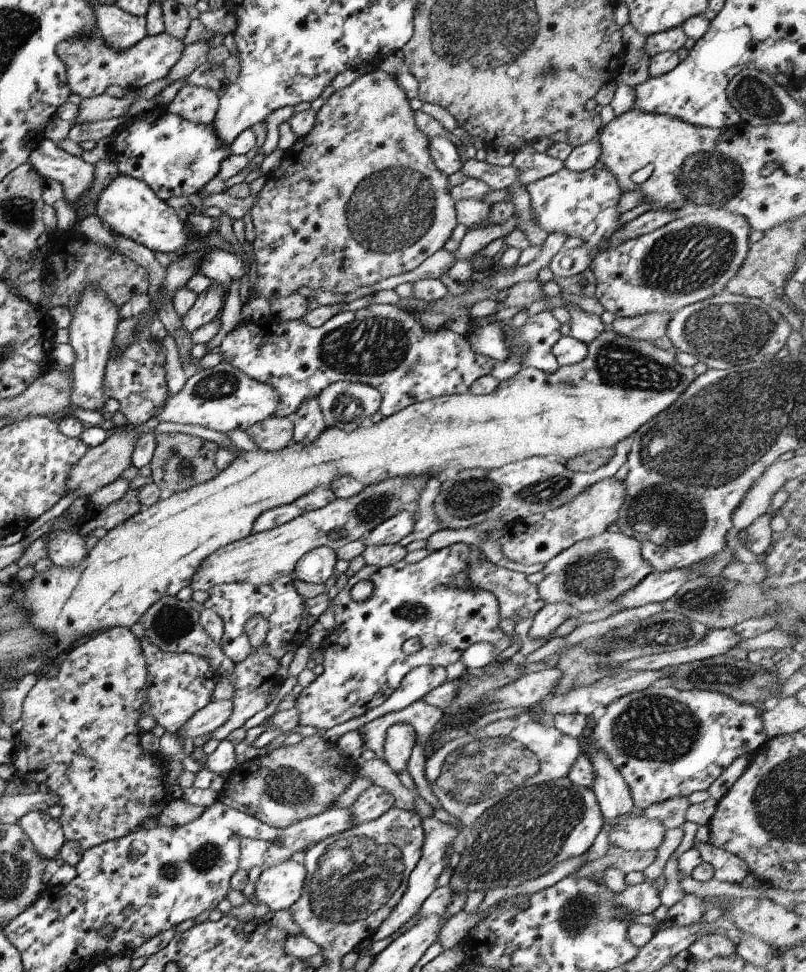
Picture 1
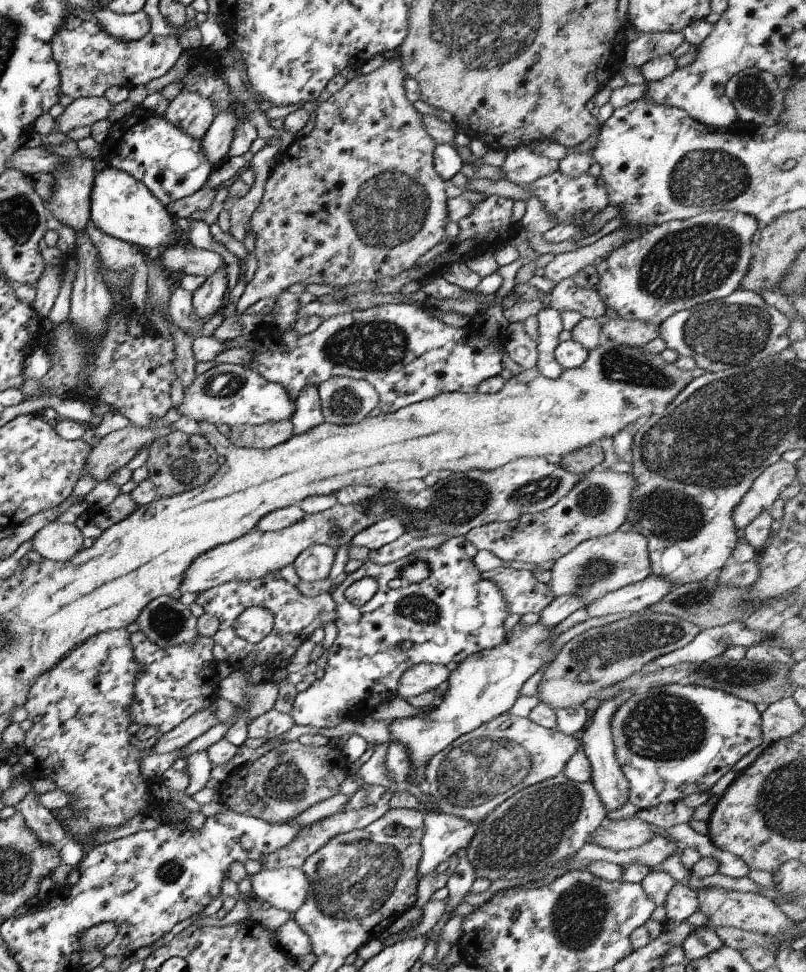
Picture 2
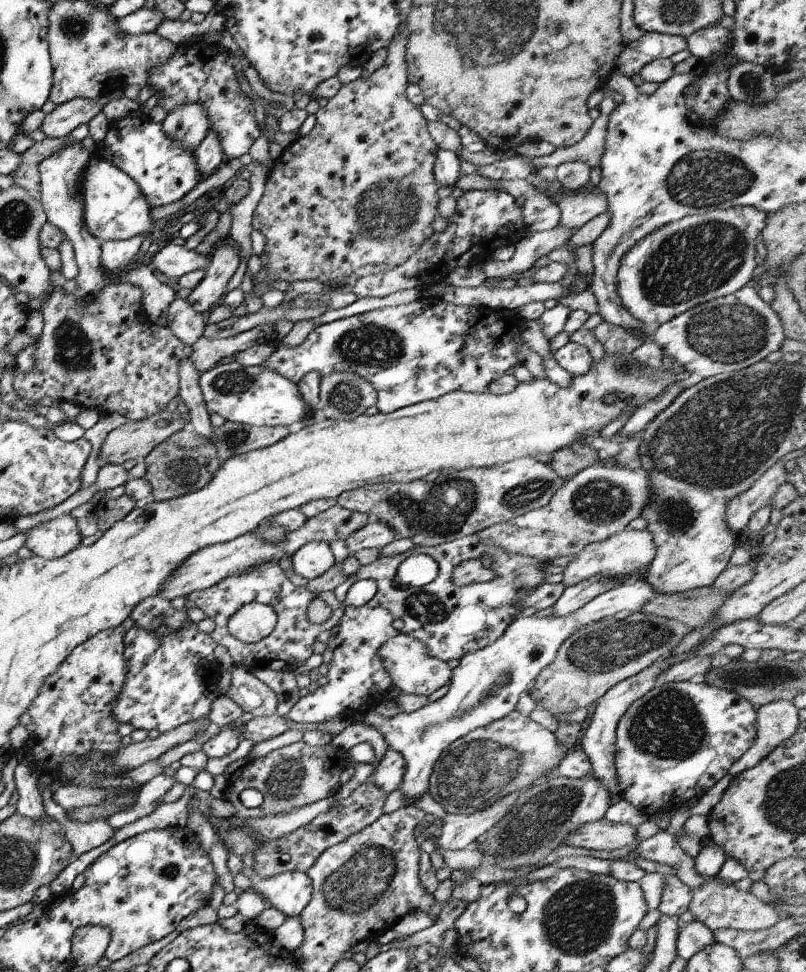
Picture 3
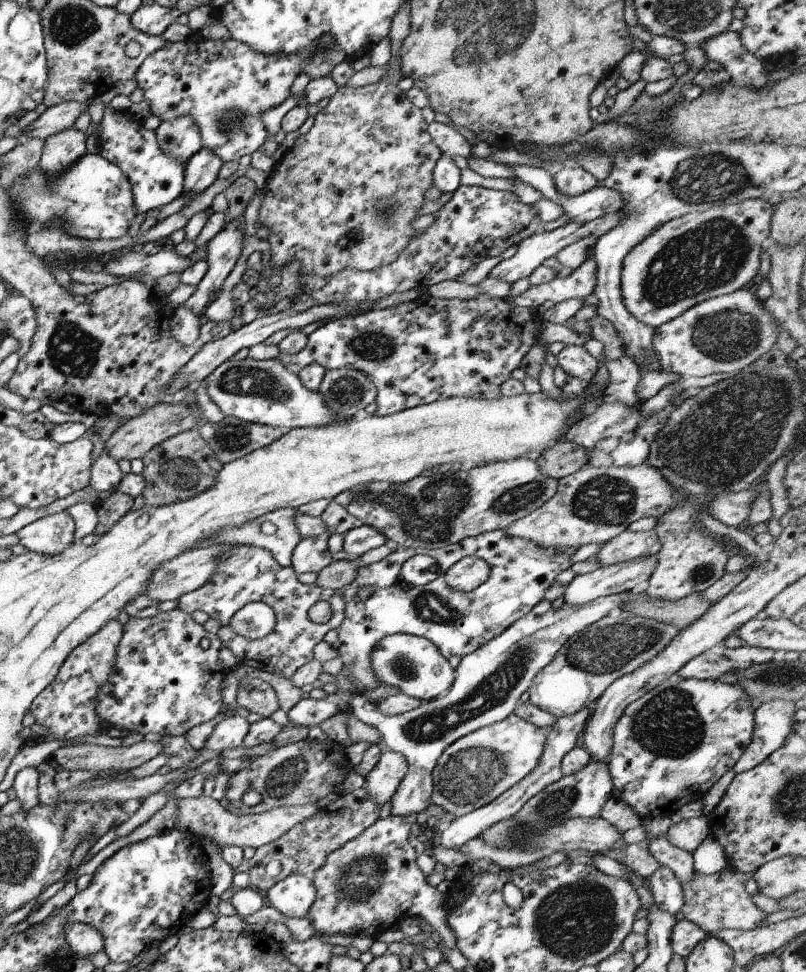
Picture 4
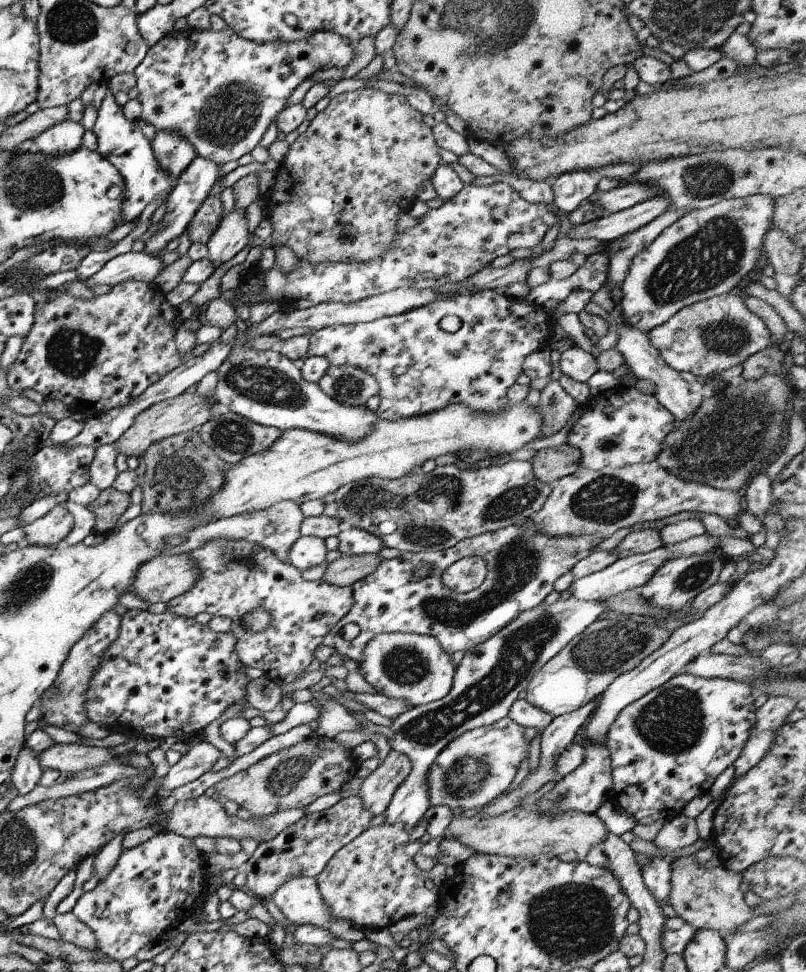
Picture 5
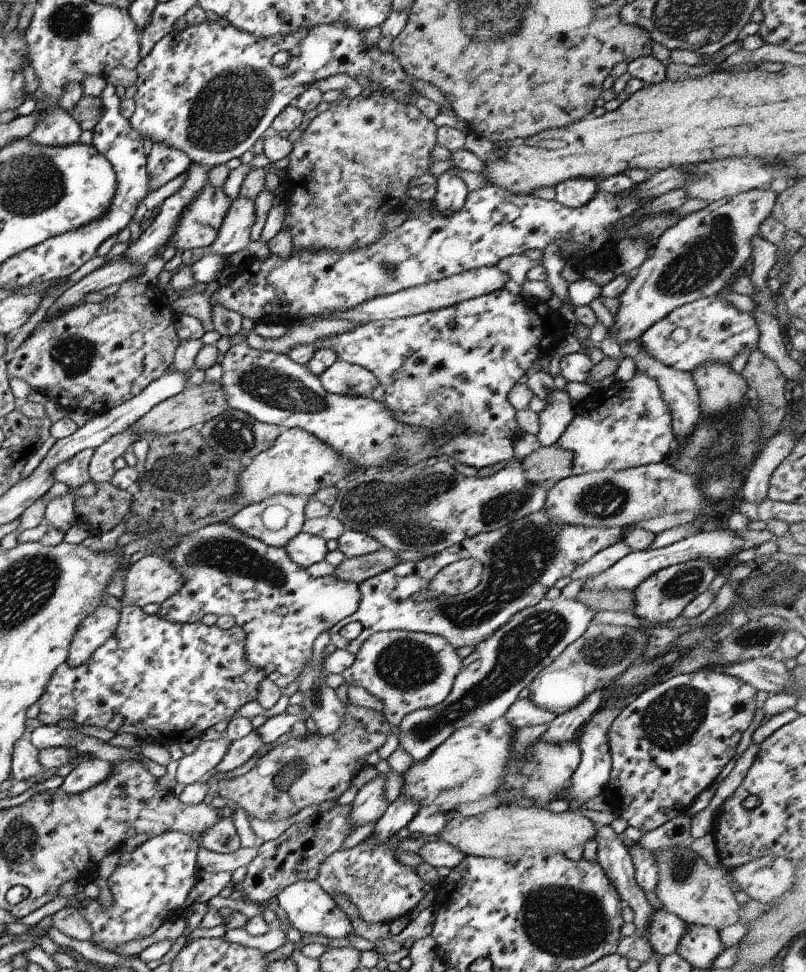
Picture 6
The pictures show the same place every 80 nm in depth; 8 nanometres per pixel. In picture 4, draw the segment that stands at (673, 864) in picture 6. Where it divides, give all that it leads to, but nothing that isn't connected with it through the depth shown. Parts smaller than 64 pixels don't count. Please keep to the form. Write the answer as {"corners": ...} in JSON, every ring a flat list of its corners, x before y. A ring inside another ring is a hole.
{"corners":[[723,867,719,872,704,875,693,871,690,879,680,883,682,918,697,925,707,935,715,935,718,930,751,930,759,927,766,915,759,910,744,889,743,876,737,871]]}

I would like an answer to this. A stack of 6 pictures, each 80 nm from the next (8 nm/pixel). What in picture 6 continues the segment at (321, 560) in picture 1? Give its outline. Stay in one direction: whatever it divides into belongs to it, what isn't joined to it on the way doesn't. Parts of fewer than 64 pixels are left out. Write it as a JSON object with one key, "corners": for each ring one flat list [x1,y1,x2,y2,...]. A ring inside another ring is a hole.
{"corners":[[303,531,293,536,283,548,289,558,303,568,323,560,328,551,324,538]]}

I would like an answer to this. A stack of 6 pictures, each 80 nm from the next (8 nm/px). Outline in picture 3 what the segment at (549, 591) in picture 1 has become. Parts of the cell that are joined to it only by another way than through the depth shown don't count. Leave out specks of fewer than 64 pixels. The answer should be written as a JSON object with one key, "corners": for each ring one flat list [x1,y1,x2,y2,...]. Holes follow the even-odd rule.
{"corners":[[626,530,611,535,605,540,594,542,584,546,575,558,565,566,562,571,561,584,565,587,578,583,583,579,591,577,614,578,614,581,625,582,629,578,638,578,648,568,648,564,656,553,656,545,653,542,652,534,648,530]]}

